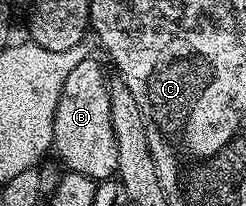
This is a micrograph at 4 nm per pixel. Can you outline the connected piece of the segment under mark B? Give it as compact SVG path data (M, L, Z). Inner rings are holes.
M93 57L81 60L65 81L56 106L53 149L62 157L67 171L75 170L95 180L115 177L116 136L112 132L110 87L102 66Z

